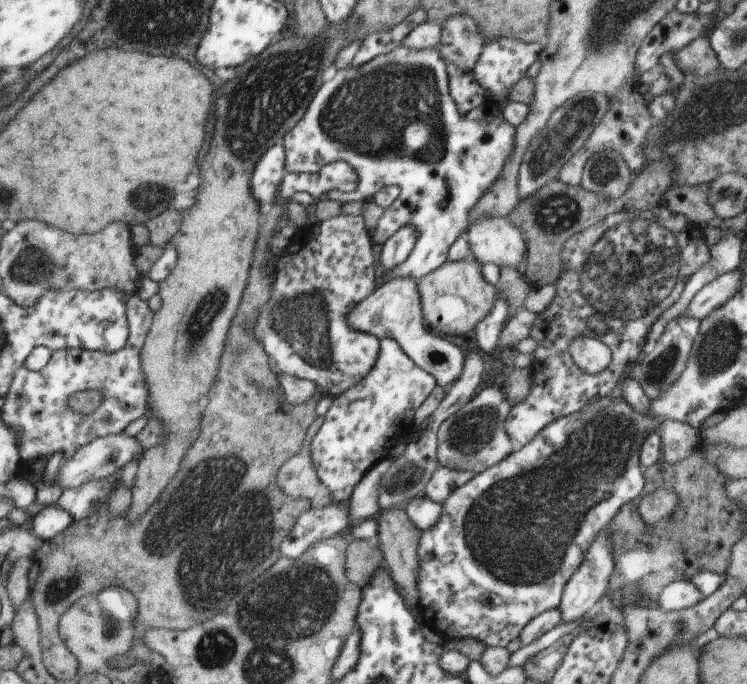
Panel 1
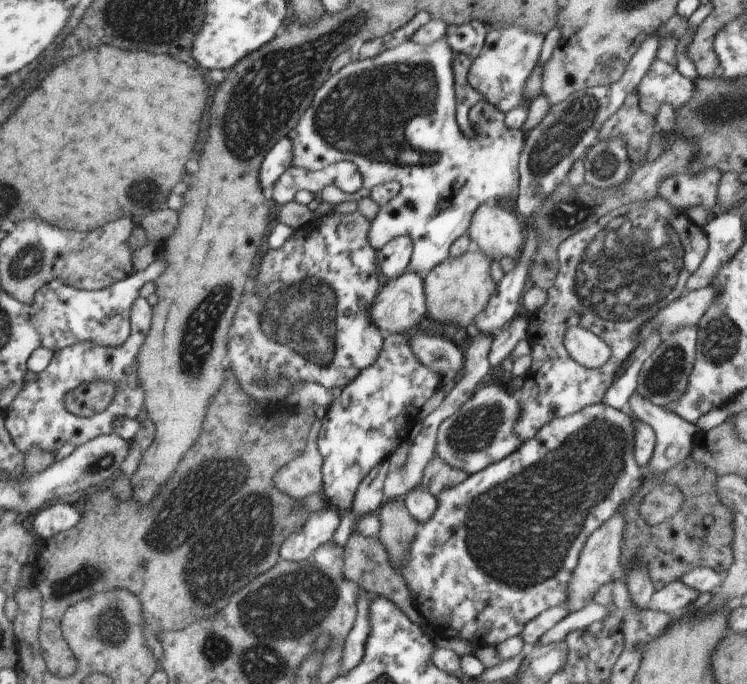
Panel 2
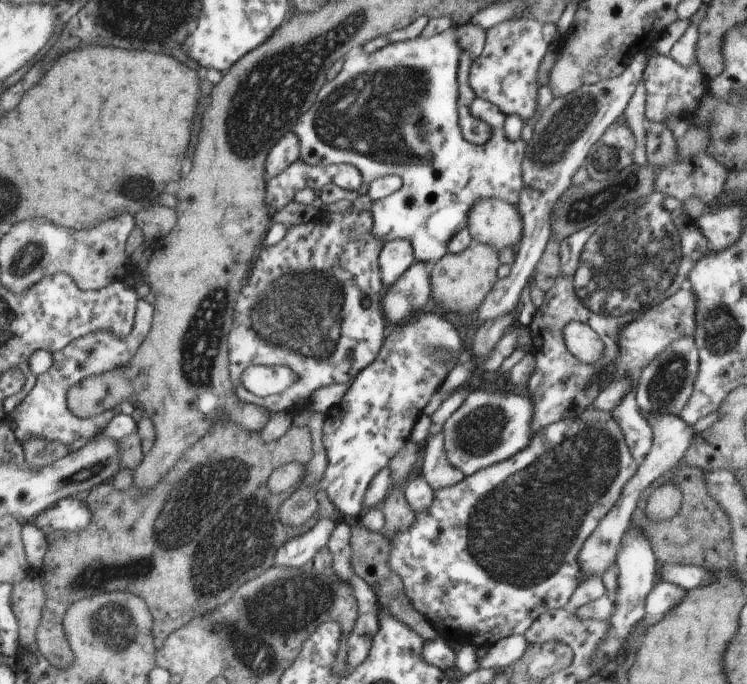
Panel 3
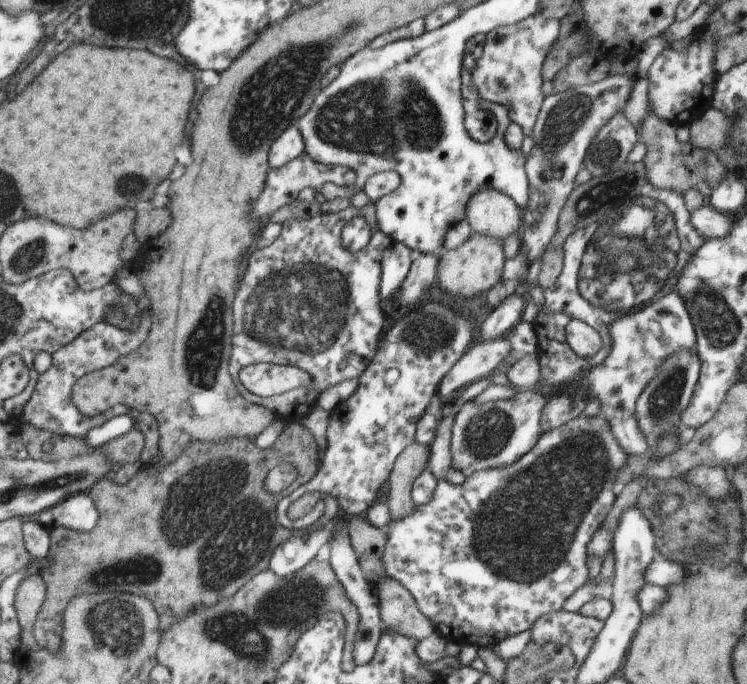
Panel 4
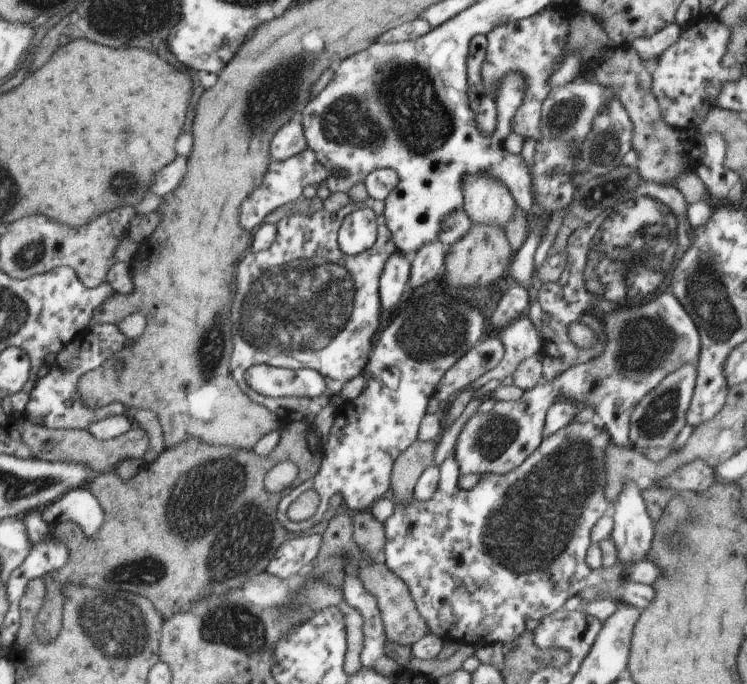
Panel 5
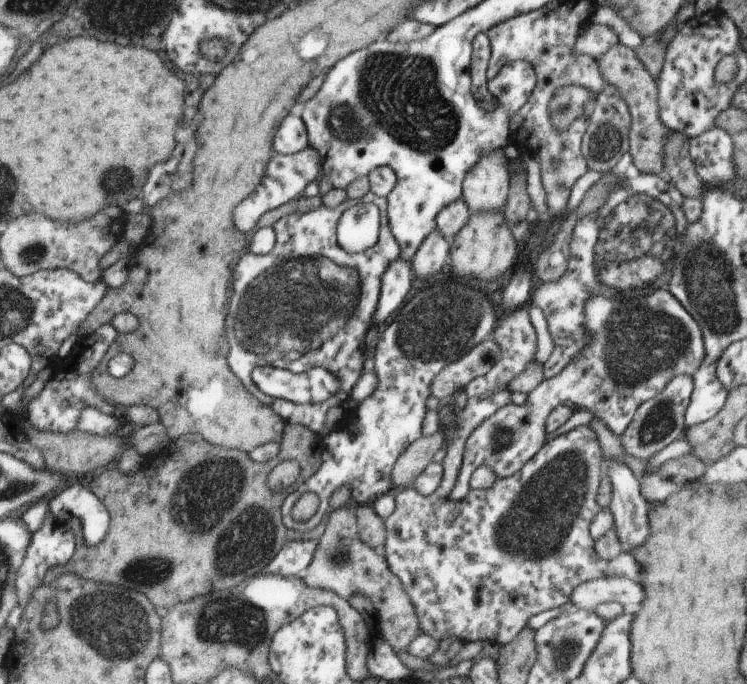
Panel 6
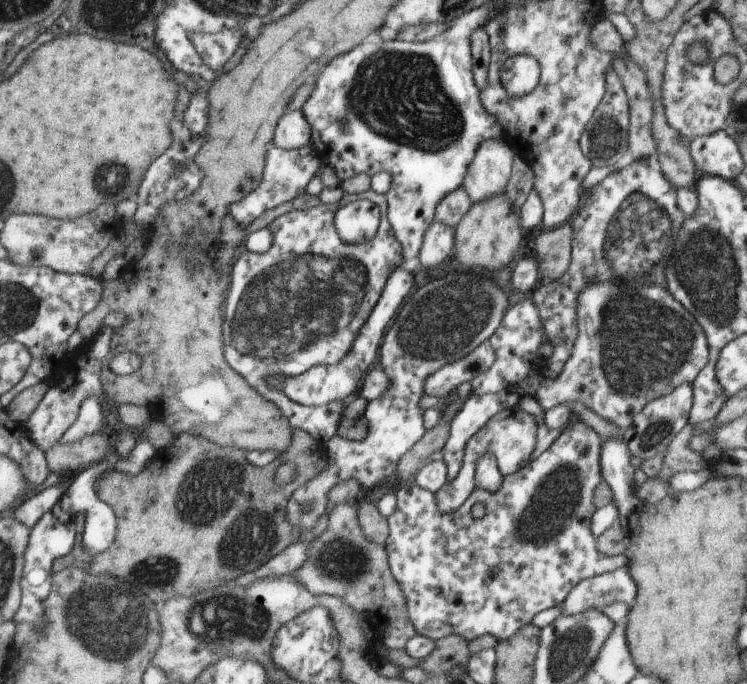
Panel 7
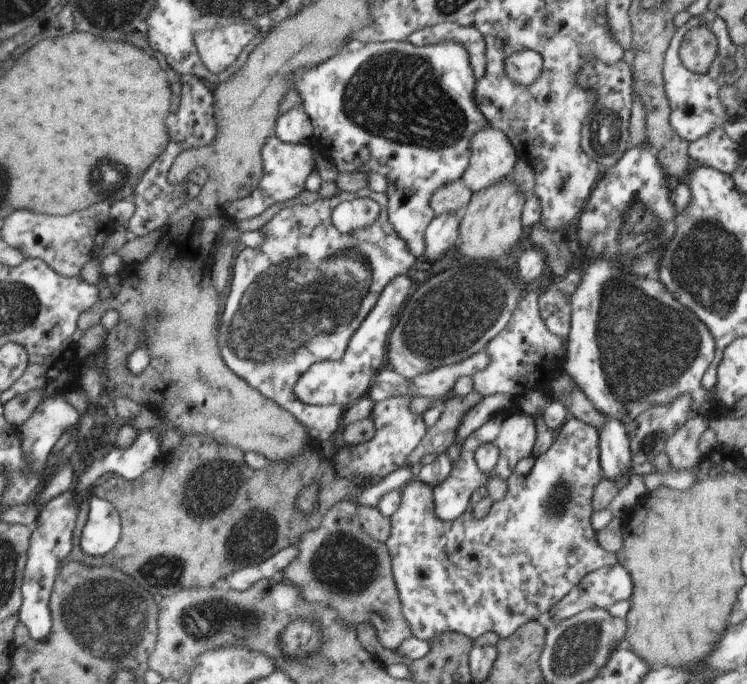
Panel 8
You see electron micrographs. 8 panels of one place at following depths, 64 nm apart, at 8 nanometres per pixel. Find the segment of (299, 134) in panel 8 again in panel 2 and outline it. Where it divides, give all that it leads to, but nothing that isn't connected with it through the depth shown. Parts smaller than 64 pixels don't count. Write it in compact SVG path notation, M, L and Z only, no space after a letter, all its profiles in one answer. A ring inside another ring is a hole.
M282 137L271 149L259 168L259 185L264 194L269 196L273 184L291 166L292 143Z

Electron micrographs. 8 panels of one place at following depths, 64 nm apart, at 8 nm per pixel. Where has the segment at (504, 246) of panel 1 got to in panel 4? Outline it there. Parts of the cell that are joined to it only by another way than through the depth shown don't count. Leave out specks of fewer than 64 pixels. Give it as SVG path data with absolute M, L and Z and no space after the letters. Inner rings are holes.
M485 189L471 197L466 207L466 214L472 234L484 235L504 242L507 237L522 230L522 210L509 196L494 189Z

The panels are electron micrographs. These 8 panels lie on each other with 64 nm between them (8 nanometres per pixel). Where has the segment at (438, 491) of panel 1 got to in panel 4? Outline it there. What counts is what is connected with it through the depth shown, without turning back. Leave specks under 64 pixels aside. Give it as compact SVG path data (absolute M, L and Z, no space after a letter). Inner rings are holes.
M484 378L465 386L458 392L459 398L452 403L451 413L439 421L434 440L428 446L429 457L426 468L434 476L437 484L440 481L448 481L453 485L459 485L465 481L466 475L463 475L451 465L449 445L451 444L453 418L466 401L475 399L478 394L482 394L492 382L491 378Z

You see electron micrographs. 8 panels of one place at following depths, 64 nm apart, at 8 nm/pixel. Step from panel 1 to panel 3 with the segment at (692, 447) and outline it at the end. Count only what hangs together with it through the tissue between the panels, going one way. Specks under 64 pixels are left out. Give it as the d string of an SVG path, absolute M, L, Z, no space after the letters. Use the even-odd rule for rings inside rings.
M642 411L641 414L652 427L653 445L646 455L645 461L639 465L636 474L625 484L621 497L612 507L612 510L598 523L592 534L585 540L579 552L582 581L588 580L590 576L602 576L613 565L616 567L617 554L623 544L622 537L630 527L630 518L632 518L632 512L636 510L636 502L638 502L640 494L652 482L659 479L662 474L665 474L666 471L669 471L673 467L676 468L677 463L681 462L696 435L693 426L686 424L684 419L679 415L658 411Z

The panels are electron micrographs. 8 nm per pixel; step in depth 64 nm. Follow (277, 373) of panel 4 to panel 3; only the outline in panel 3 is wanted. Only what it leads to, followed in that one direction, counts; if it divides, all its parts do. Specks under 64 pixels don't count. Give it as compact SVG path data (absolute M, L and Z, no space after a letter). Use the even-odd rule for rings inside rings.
M254 365L243 372L243 385L259 397L281 393L294 381L297 376L290 367Z

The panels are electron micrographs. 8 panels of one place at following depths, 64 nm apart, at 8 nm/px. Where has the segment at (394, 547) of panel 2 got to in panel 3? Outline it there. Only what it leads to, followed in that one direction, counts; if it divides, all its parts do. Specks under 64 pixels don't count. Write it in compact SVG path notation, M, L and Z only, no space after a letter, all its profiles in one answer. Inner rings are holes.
M410 441L390 459L389 469L391 470L393 486L380 505L385 518L385 528L382 534L388 538L388 542L392 540L394 533L410 528L410 525L415 521L416 514L406 500L405 488L414 472L421 473L422 465L422 450L419 445Z

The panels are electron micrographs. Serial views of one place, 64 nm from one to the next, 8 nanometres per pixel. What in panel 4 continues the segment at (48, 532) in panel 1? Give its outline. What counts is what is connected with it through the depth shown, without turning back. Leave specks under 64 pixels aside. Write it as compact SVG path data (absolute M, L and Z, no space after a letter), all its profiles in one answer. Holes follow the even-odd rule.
M78 493L58 506L43 510L35 519L47 530L66 527L72 531L88 532L96 526L99 512L88 493Z

